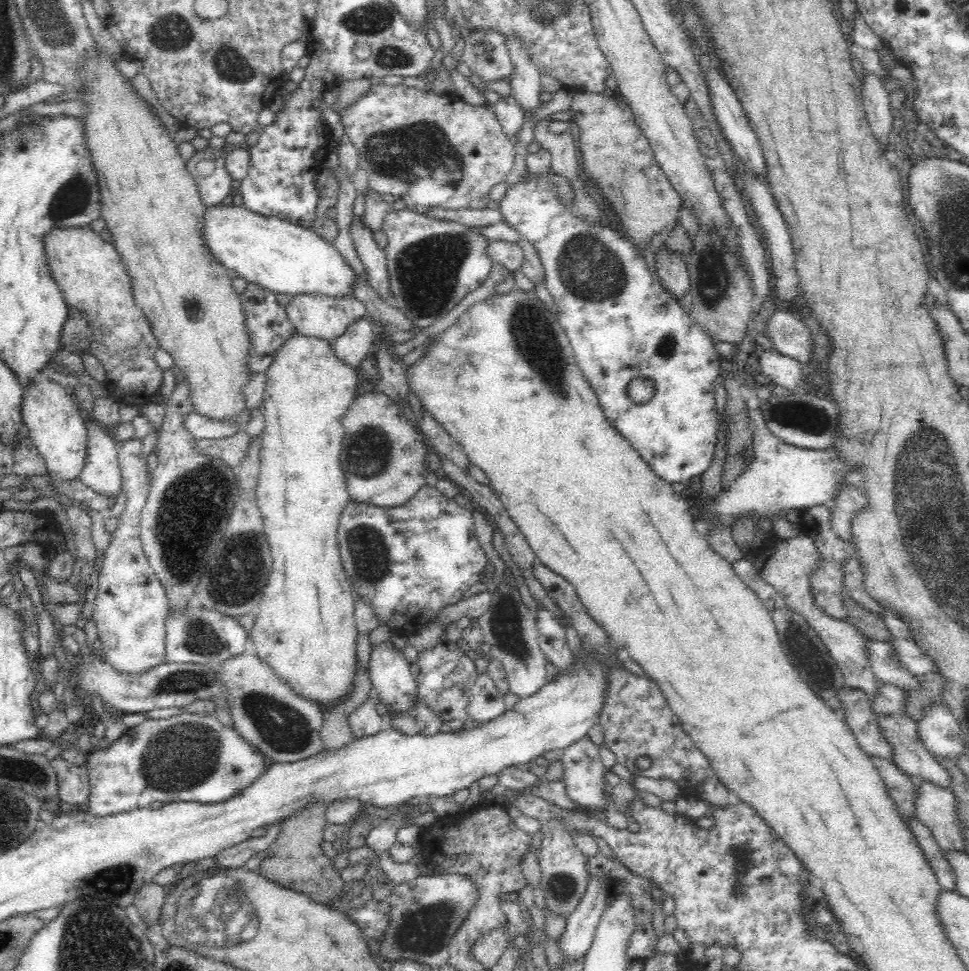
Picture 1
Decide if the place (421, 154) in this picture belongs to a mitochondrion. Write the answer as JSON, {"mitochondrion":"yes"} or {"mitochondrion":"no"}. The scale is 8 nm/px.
{"mitochondrion":"yes"}

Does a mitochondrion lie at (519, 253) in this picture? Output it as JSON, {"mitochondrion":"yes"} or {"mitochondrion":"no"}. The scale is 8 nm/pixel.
{"mitochondrion":"no"}

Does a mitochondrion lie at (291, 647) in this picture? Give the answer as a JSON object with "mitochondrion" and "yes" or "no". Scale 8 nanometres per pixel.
{"mitochondrion":"no"}

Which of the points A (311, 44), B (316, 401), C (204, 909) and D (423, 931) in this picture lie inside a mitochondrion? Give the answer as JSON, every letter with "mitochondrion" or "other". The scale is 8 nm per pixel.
{"A":"other","B":"other","C":"mitochondrion","D":"mitochondrion"}

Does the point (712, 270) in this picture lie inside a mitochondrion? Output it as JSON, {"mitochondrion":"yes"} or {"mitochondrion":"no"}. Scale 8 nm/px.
{"mitochondrion":"yes"}

